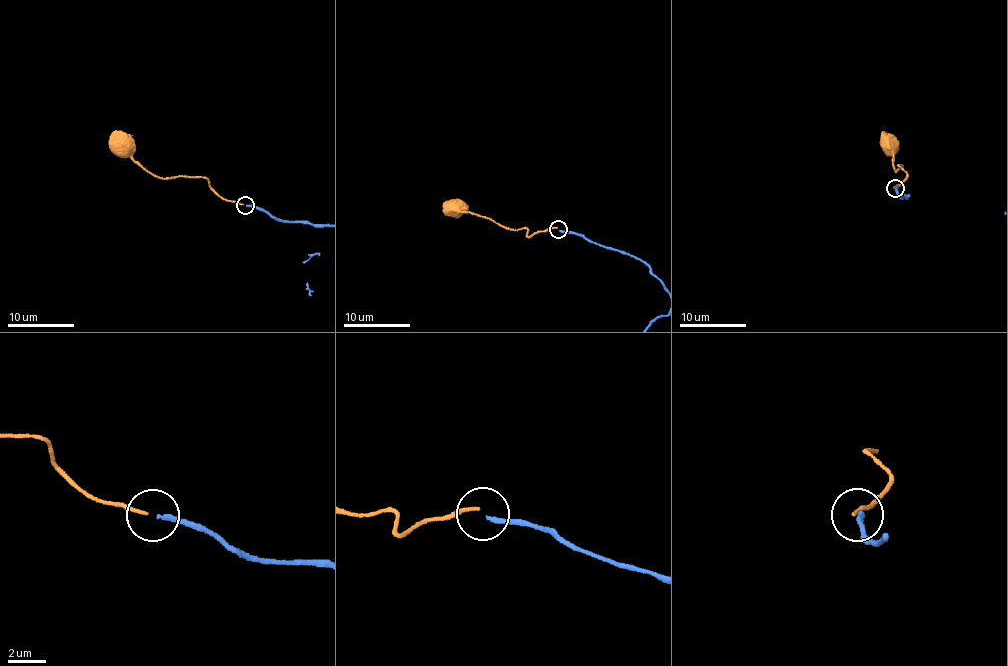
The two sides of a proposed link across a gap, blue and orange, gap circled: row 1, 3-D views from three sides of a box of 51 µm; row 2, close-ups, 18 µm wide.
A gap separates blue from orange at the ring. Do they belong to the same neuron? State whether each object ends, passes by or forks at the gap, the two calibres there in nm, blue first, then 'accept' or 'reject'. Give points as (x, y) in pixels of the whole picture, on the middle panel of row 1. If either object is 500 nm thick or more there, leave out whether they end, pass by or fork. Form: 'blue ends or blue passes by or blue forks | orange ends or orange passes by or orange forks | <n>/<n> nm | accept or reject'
blue ends | orange ends | 240/170 nm | reject

